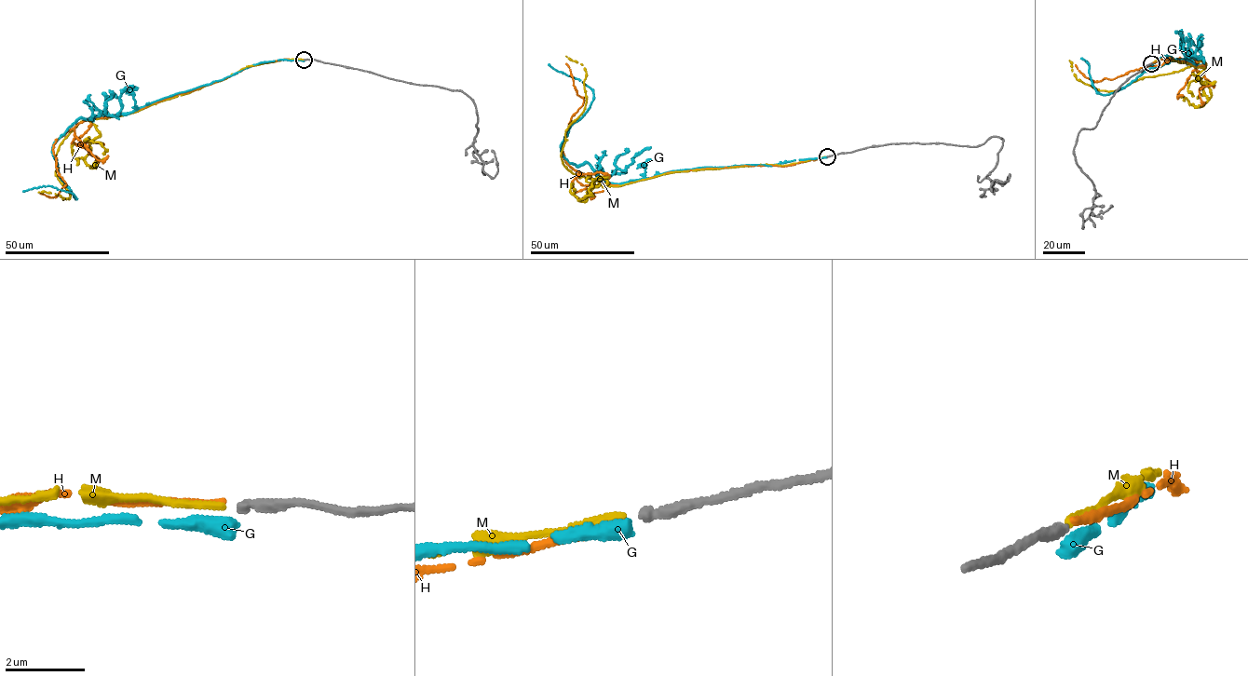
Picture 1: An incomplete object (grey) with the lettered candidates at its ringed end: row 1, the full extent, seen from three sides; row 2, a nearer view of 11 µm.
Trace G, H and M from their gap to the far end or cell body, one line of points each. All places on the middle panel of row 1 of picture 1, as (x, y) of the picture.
G: (826, 156), (604, 182), (588, 163), (573, 165), (561, 151), (593, 94), (548, 64)
H: (826, 156), (668, 172), (621, 185), (596, 181), (572, 168), (562, 150), (584, 101), (565, 63)
M: (826, 156), (672, 172), (617, 186), (580, 177), (561, 154), (565, 129), (585, 107), (586, 71), (566, 56)

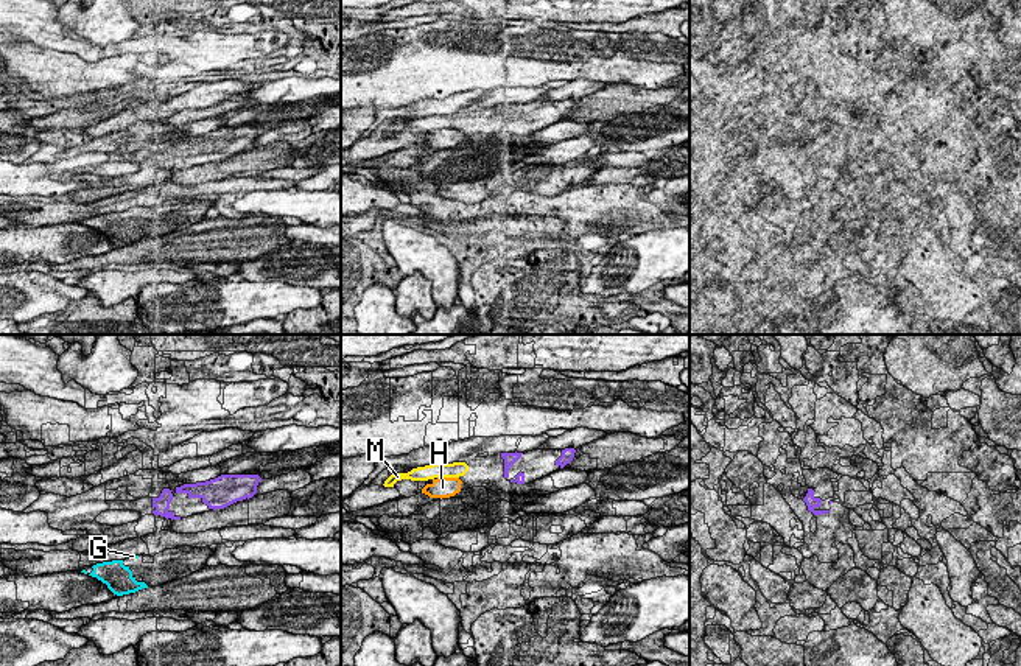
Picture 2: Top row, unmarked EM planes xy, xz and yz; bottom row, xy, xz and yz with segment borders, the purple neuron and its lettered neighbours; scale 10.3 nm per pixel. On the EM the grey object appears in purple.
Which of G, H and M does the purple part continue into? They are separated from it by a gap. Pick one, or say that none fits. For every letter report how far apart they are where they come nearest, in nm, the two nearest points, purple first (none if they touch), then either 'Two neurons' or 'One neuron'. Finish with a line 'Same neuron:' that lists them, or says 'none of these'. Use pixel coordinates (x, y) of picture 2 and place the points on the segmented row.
G: Distance 460 nm. Across: xy (154, 514), (137, 556). Two neurons
H: Distance 460 nm. Across: xz (505, 476), (461, 481). Two neurons
M: Distance 360 nm. Across: xz (501, 456), (467, 466). One neuron
Same neuron: M

